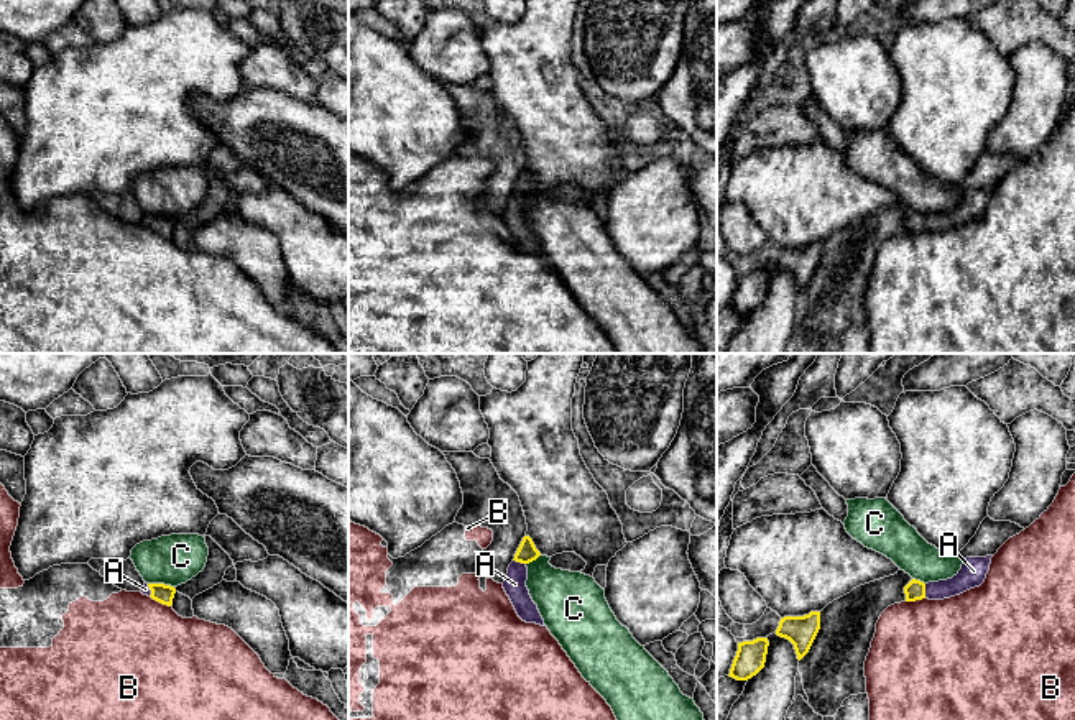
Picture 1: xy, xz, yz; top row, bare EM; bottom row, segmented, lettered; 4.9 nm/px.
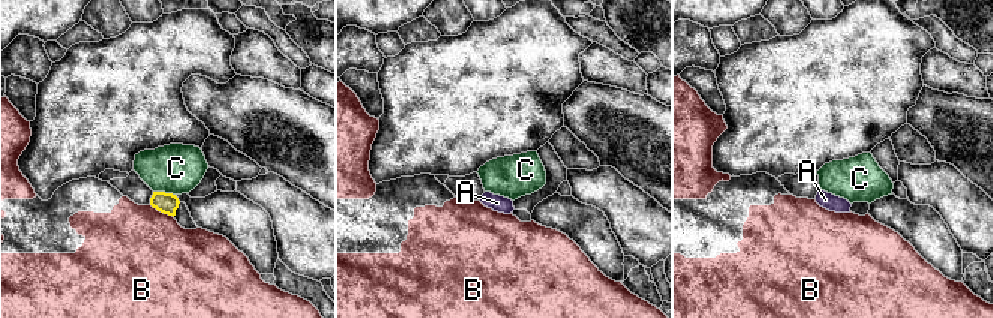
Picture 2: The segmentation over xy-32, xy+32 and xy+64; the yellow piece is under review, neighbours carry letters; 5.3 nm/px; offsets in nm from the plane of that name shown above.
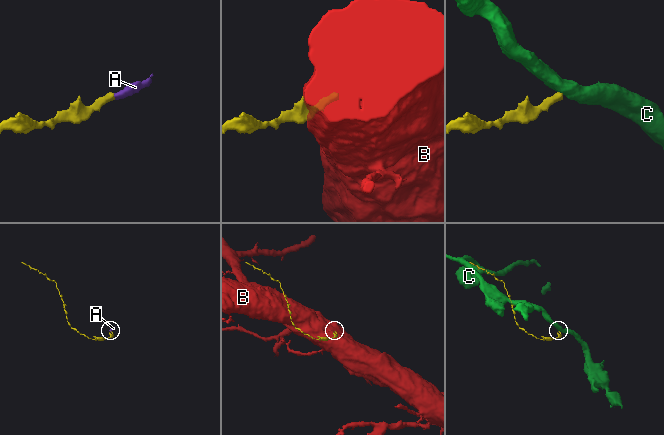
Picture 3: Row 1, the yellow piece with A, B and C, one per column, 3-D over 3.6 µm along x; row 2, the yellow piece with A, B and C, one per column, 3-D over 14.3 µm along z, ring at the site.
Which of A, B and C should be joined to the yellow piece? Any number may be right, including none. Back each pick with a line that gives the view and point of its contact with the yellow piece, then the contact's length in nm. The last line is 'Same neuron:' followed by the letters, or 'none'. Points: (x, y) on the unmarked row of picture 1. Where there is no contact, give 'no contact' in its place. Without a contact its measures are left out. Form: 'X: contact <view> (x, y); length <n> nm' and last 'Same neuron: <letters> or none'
A: contact yz (924, 222); length 70 nm
Same neuron: A

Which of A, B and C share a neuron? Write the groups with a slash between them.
A / B / C

